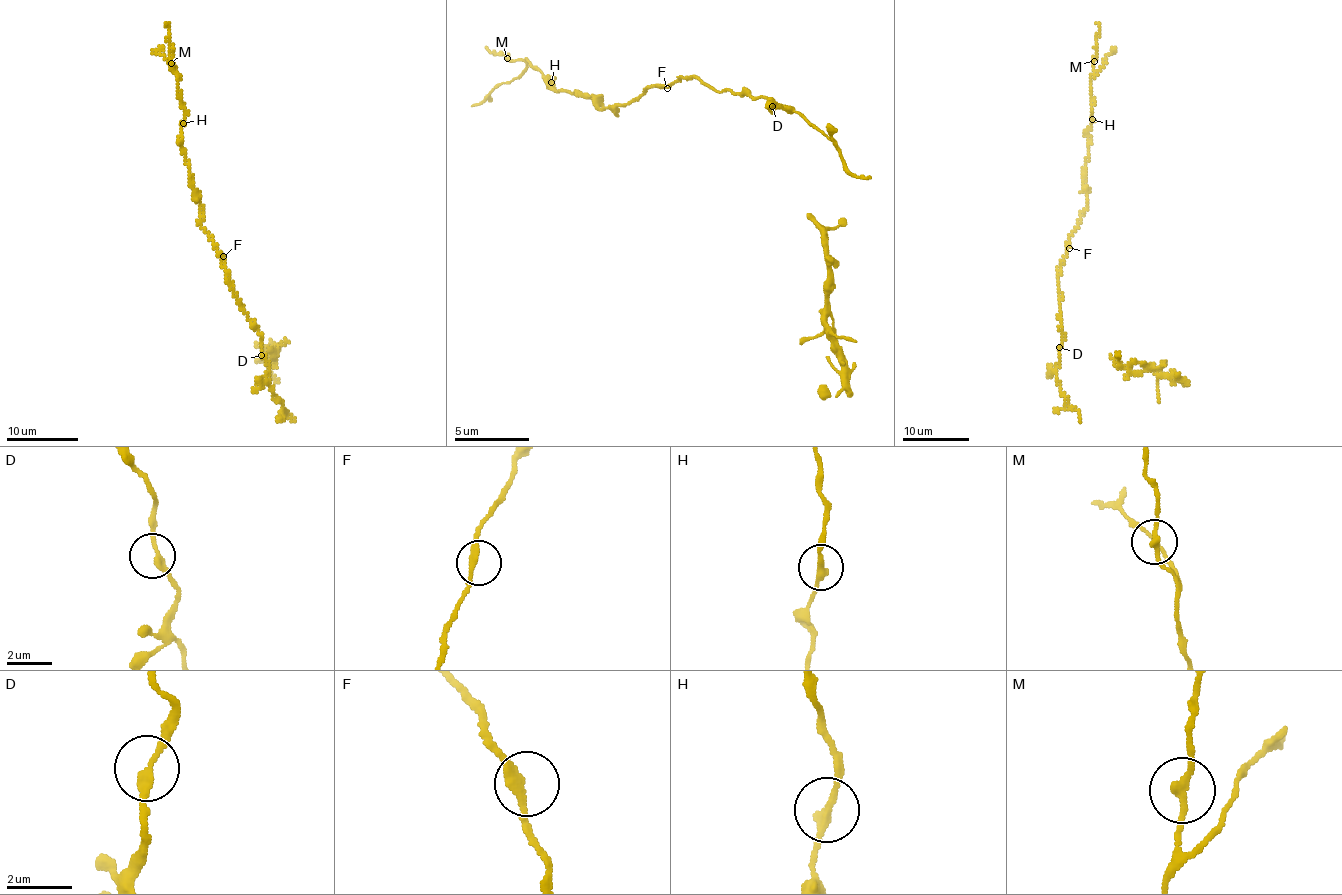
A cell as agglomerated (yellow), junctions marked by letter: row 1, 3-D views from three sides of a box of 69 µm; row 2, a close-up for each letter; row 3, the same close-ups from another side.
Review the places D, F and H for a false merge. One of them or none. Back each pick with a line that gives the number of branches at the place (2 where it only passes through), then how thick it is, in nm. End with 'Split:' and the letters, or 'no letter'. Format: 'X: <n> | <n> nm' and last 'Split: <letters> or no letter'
Split: no letter

